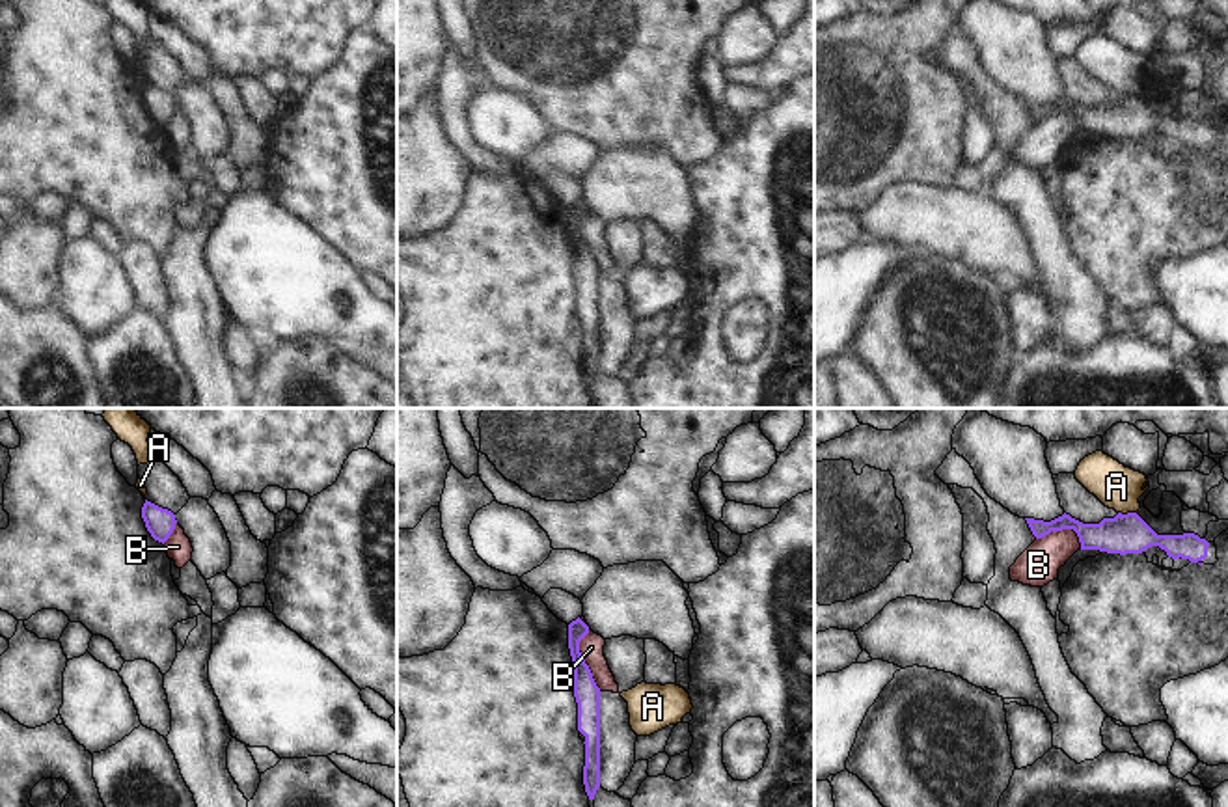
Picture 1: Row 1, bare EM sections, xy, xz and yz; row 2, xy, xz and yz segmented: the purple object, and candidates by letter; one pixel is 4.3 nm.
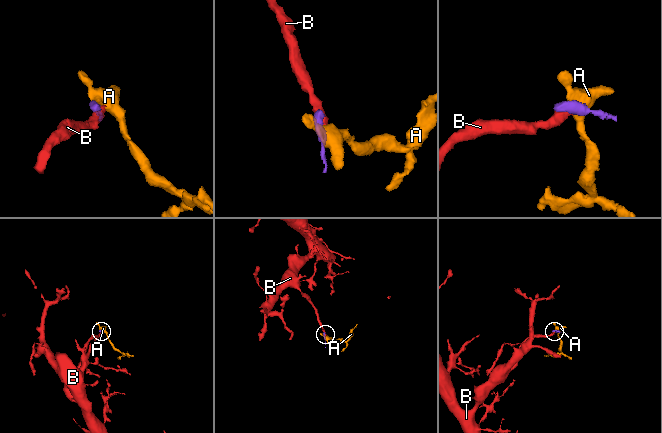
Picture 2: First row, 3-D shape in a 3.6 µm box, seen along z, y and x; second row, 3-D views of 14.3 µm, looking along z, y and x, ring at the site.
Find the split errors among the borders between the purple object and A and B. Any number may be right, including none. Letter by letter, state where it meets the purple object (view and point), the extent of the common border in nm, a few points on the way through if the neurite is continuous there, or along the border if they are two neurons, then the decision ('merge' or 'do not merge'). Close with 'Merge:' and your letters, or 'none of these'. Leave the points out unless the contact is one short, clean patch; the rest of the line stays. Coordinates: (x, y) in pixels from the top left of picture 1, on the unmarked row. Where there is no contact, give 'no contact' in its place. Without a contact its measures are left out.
A: meets purple in yz at (1128, 95); contact 80 nm long; border along yz (1118, 94), (1135, 95); do not merge
B: meets purple in xz at (580, 237); contact 340 nm long; border along xz (578, 200), (587, 209), (580, 237), (600, 274); do not merge
Merge: none of these

